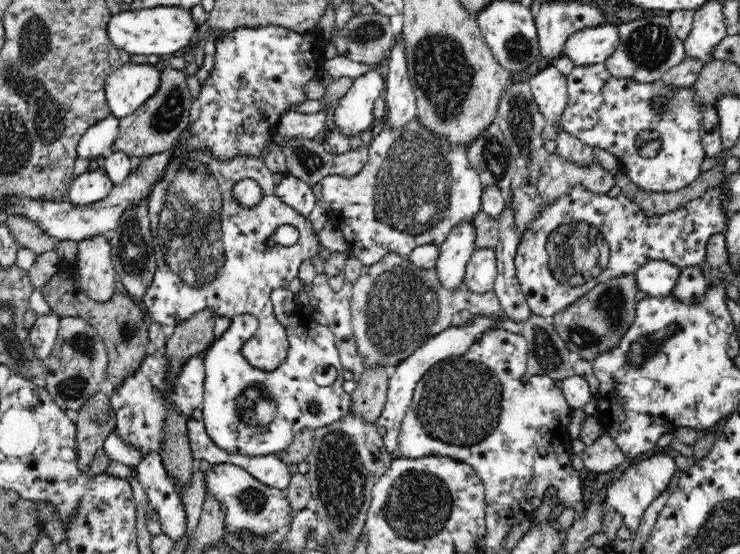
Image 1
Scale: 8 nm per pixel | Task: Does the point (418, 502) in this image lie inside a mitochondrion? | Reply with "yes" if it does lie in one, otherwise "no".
yes

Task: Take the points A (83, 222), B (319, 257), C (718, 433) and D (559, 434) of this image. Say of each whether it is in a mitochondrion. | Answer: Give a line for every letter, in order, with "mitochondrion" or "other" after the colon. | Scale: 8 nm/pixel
A: other
B: other
C: other
D: other

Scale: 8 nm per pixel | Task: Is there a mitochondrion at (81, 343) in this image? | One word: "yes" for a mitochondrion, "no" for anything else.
yes

